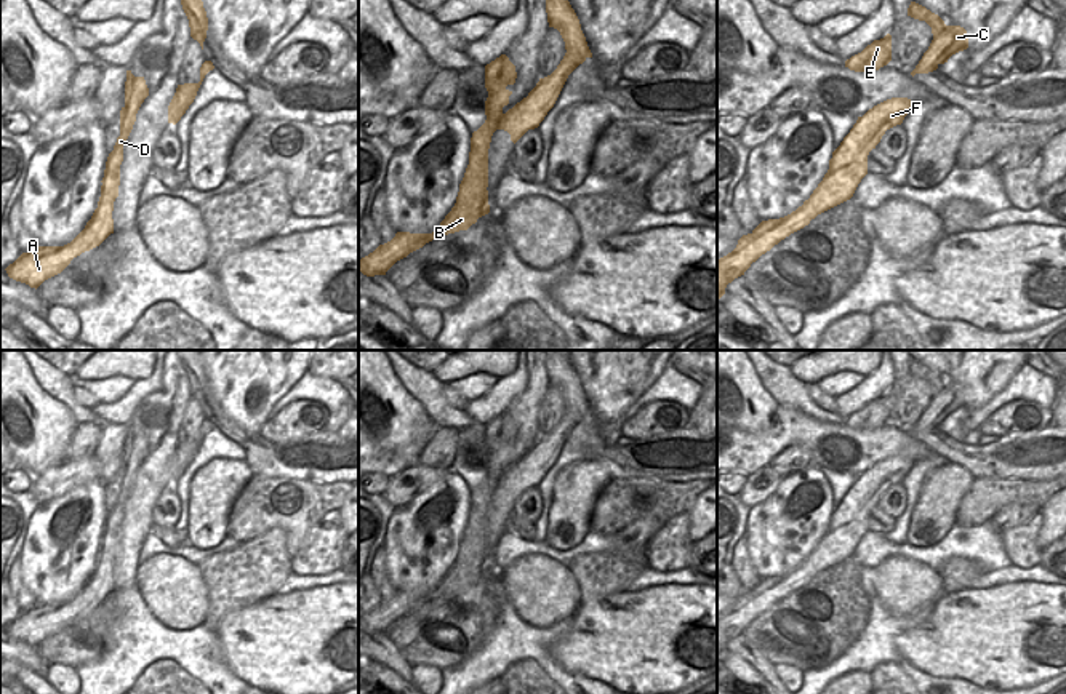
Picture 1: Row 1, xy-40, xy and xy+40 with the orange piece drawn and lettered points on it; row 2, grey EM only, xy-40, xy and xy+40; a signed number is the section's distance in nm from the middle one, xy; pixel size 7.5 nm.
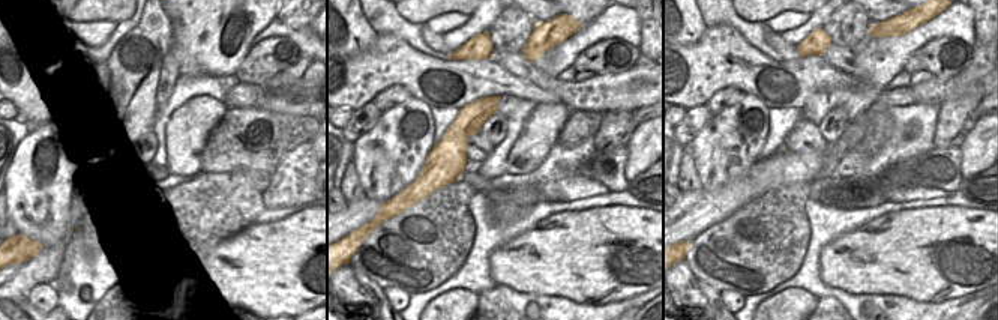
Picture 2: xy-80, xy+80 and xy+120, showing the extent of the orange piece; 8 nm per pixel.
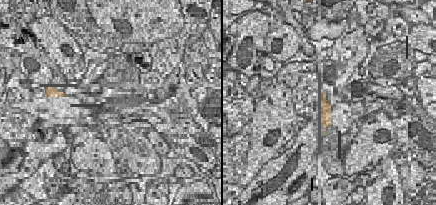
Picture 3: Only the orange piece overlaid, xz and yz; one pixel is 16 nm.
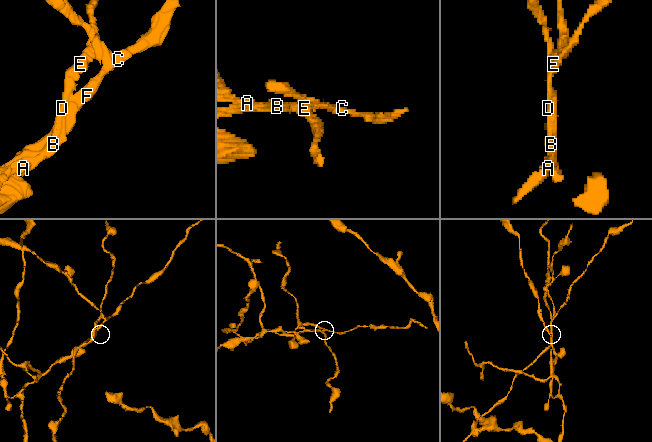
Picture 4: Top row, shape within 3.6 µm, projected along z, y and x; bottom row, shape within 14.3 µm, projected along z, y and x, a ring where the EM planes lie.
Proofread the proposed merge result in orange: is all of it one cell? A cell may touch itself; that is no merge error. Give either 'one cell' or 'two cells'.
two cells

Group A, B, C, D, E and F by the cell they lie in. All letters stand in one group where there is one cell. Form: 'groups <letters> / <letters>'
groups A D E / B C F

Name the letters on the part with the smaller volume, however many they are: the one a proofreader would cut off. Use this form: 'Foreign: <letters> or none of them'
Foreign: A, D, E.

